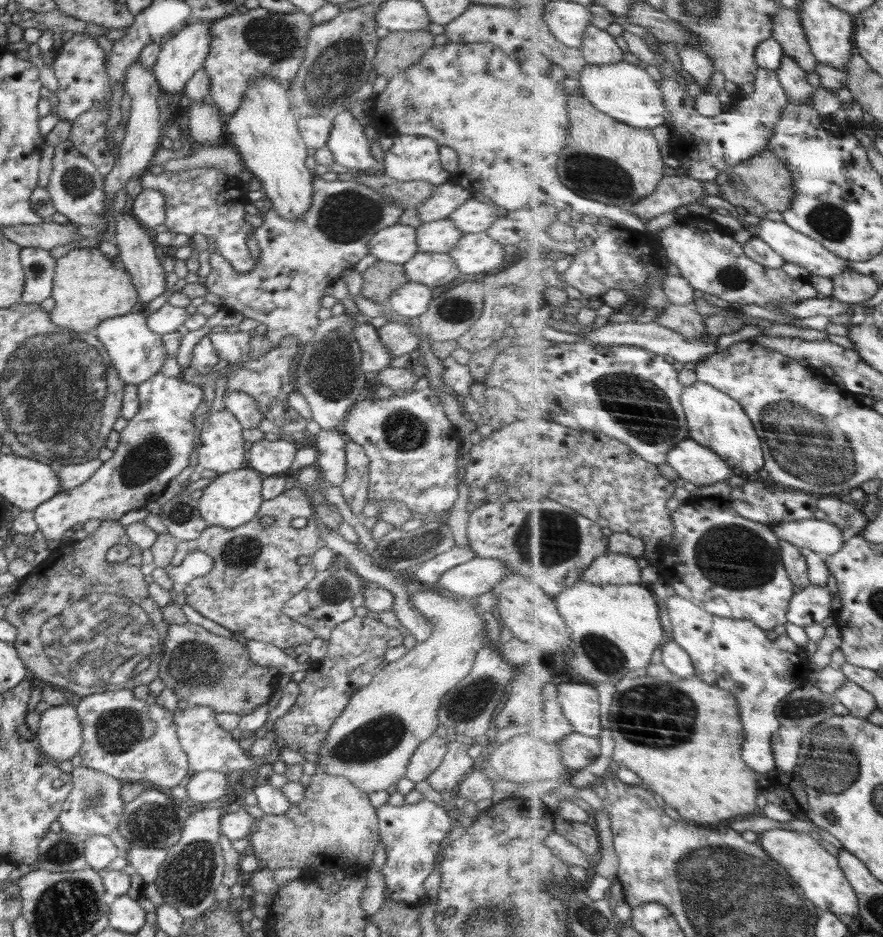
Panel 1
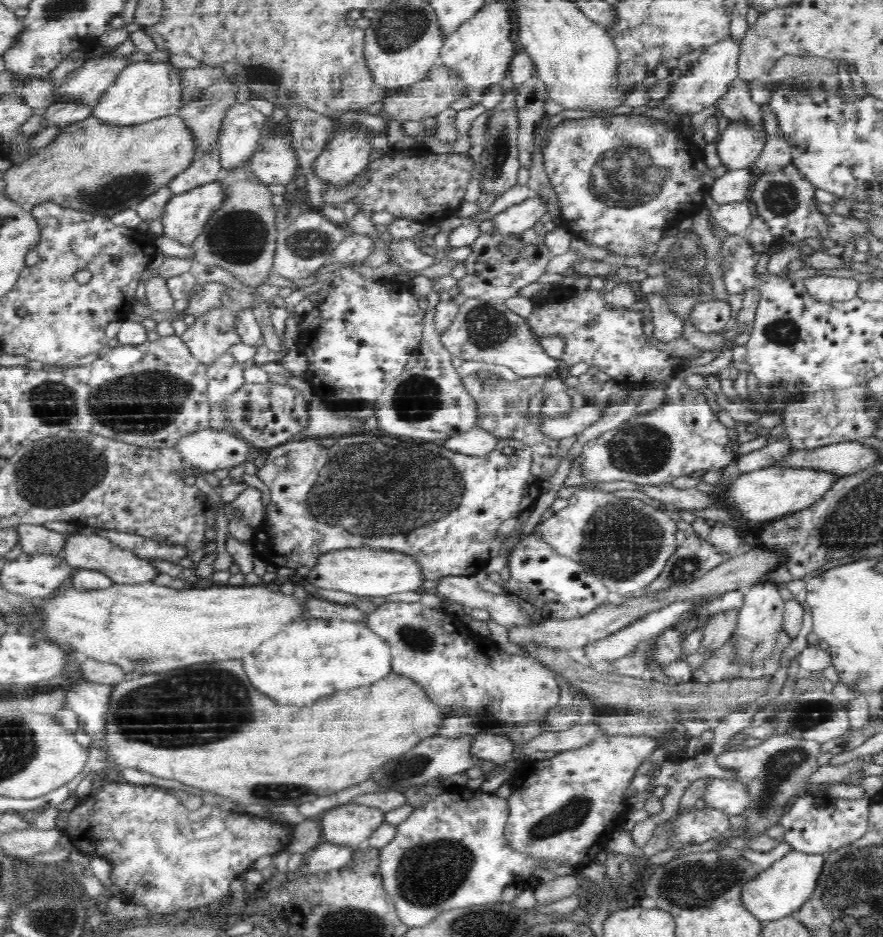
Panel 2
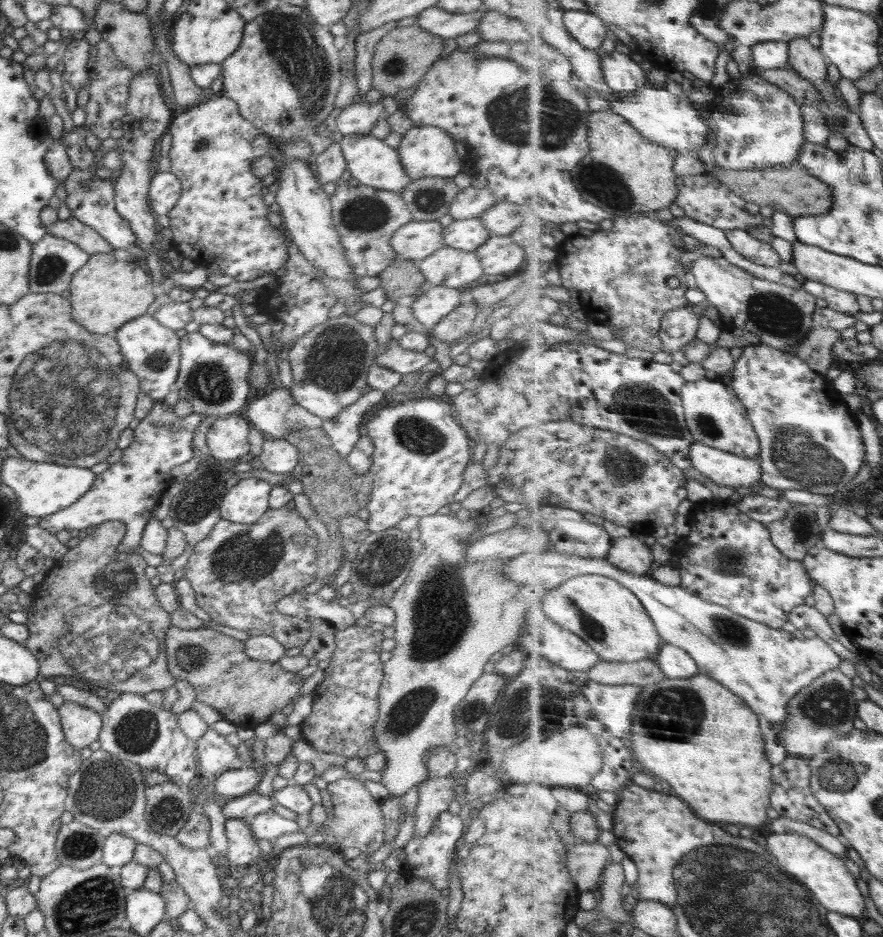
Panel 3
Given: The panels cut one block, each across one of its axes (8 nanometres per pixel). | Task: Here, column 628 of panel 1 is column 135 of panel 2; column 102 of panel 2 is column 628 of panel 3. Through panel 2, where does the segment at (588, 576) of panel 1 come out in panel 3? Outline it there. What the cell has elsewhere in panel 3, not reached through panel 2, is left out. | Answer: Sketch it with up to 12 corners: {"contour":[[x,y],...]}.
{"contour":[[641,535],[616,539],[607,559],[632,574],[654,571]]}

